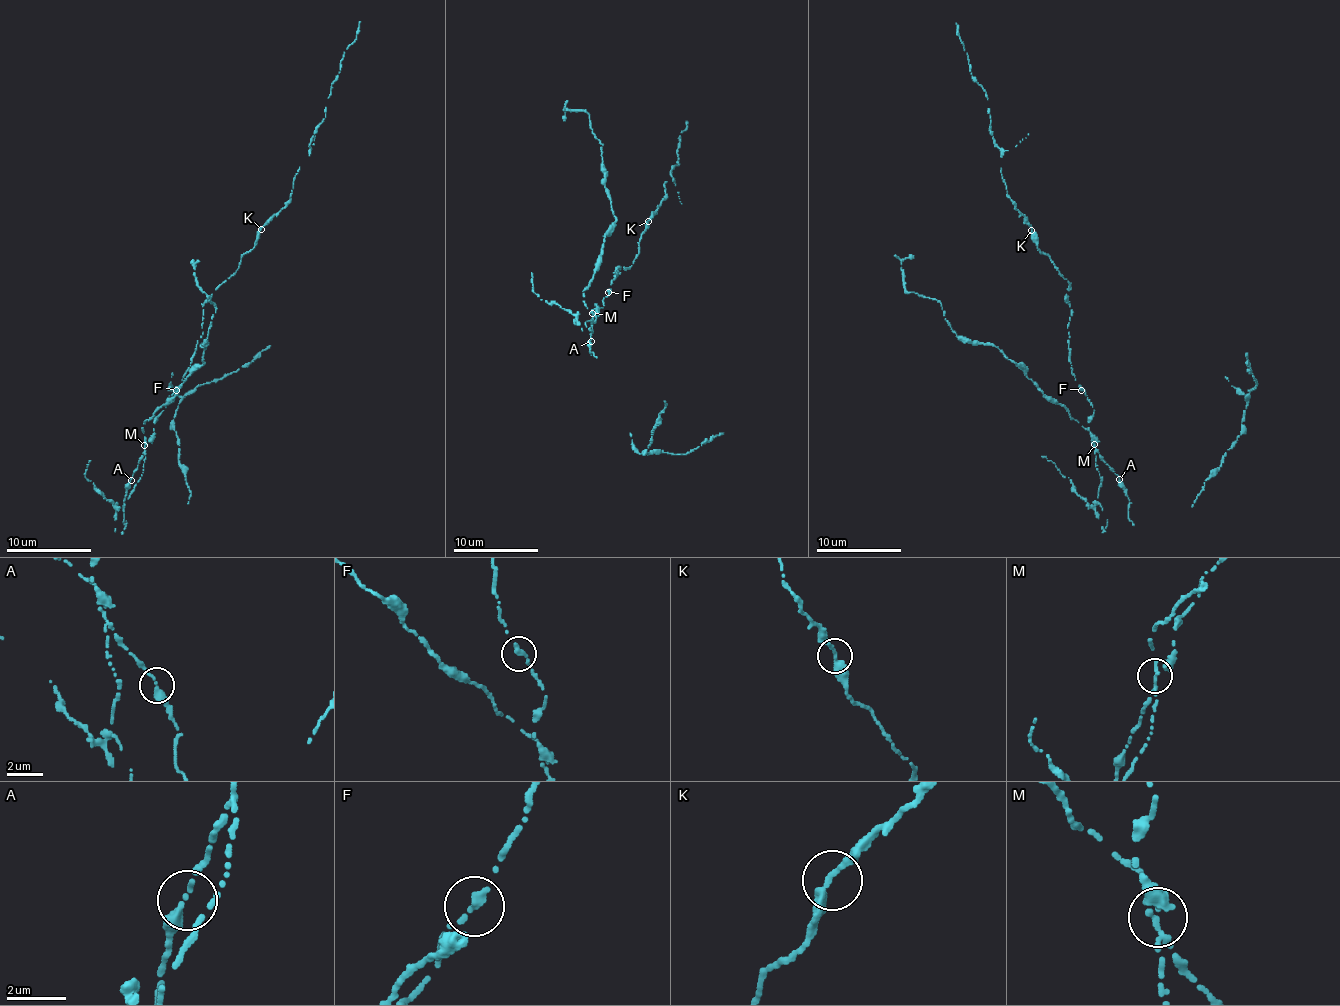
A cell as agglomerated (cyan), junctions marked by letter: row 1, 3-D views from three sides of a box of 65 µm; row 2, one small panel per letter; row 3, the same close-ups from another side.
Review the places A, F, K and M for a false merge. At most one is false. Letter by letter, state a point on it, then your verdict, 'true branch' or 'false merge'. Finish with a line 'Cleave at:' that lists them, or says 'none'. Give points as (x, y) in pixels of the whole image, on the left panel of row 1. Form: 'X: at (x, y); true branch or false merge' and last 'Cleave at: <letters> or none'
A: at (131, 480); true branch
F: at (176, 390); true branch
K: at (261, 229); true branch
M: at (144, 445); false merge
Cleave at: M

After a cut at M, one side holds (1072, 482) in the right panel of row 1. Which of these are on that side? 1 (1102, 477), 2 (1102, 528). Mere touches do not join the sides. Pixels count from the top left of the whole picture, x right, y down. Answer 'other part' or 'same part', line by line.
1: same part
2: same part

